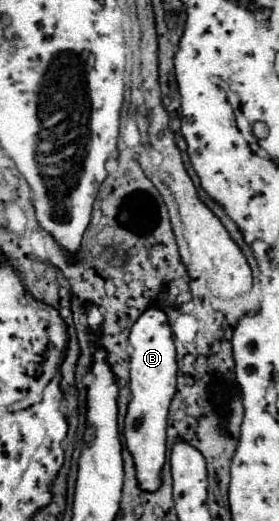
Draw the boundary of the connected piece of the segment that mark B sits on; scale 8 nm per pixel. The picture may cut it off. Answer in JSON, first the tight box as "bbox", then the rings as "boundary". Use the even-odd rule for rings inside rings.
{"bbox":[124,308,176,492],"boundary":[[[148,308],[130,330],[130,404],[124,418],[124,442],[134,458],[138,486],[156,492],[162,484],[160,472],[166,462],[166,420],[176,390],[176,350],[168,318],[158,308]]]}

